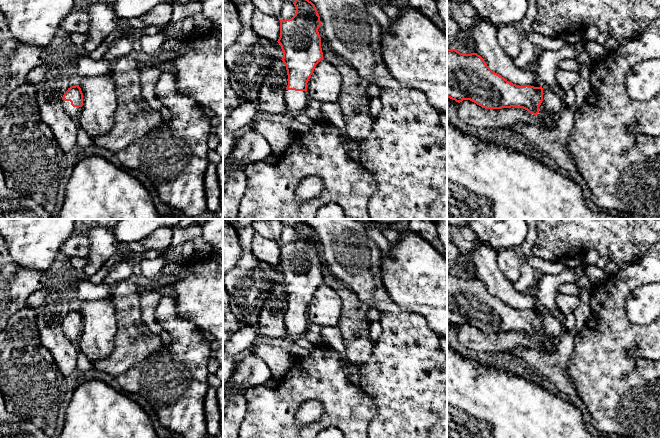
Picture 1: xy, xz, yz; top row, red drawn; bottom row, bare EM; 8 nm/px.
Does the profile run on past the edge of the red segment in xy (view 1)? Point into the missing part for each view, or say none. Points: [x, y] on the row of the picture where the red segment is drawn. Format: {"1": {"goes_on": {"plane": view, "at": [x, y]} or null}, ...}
{"1": {"goes_on": {"plane": "xy", "at": [73, 112]}}}

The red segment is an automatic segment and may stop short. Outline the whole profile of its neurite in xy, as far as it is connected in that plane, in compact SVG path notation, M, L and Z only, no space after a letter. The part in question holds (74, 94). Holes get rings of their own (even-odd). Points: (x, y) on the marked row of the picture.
M79 85L68 88L62 97L62 104L67 114L77 120L83 106L83 93Z

